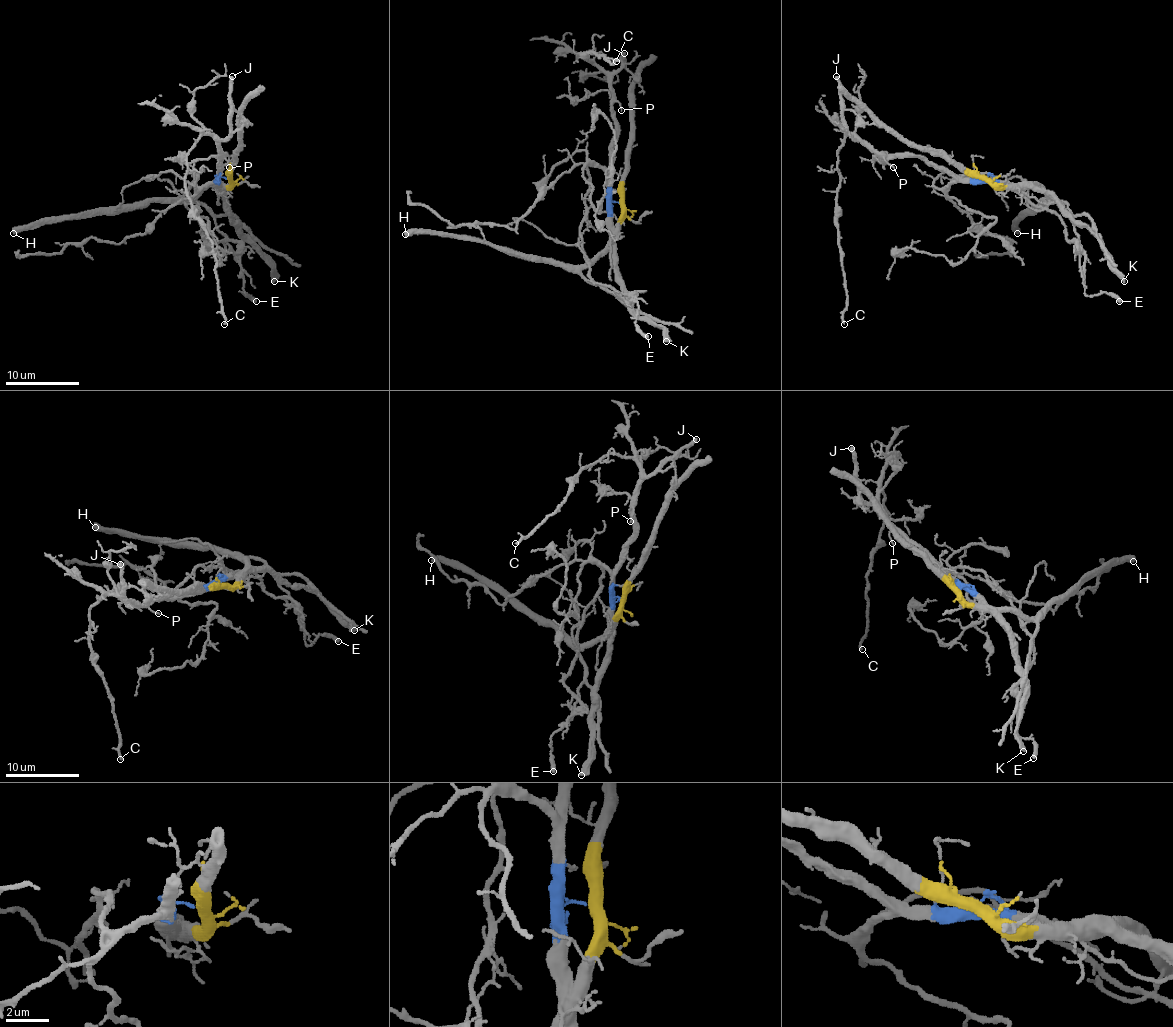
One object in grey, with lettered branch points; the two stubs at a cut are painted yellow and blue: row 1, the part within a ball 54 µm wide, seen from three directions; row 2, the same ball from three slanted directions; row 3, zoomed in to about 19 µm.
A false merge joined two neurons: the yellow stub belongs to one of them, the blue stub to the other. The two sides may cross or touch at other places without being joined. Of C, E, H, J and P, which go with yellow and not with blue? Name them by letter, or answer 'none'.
E, H

